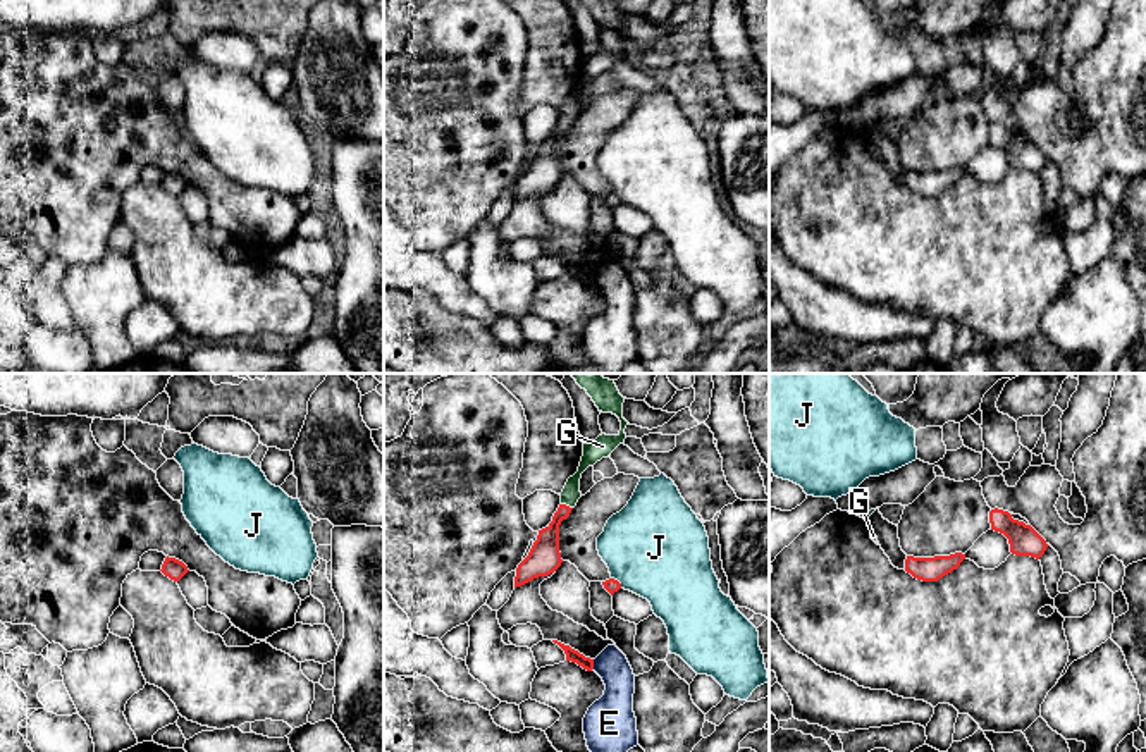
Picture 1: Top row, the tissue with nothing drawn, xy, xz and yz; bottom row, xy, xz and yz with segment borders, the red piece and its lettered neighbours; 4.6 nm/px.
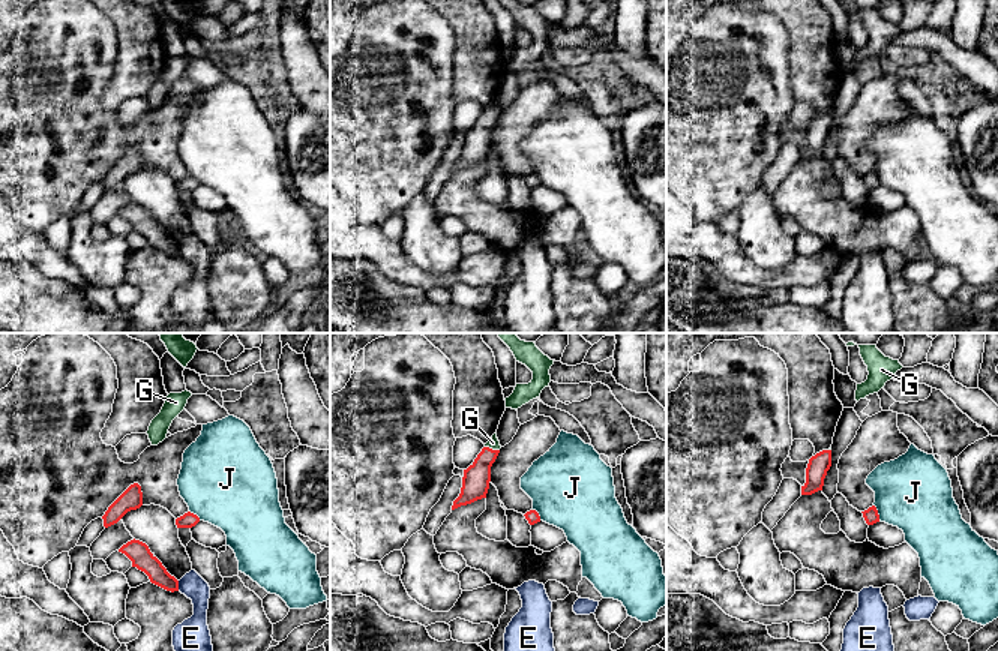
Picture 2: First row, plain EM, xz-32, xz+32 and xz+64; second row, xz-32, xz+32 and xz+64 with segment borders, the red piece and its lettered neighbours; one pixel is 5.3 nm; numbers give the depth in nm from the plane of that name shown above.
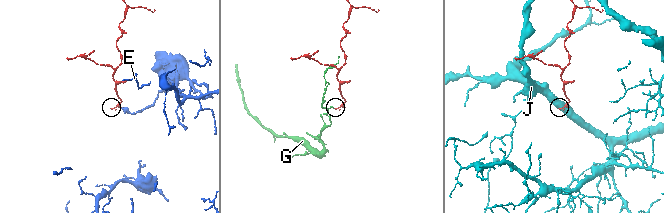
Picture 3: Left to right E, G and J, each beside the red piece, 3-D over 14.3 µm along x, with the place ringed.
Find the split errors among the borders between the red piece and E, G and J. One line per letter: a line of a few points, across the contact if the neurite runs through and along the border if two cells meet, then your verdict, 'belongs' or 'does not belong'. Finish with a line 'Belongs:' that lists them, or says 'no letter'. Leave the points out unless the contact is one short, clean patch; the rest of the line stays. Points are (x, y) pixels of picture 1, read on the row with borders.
E: line xz (592, 659), (594, 668); does not belong
G: line xz (544, 553), (548, 537), (565, 505), (570, 494); belongs
J: does not belong
Belongs: G

